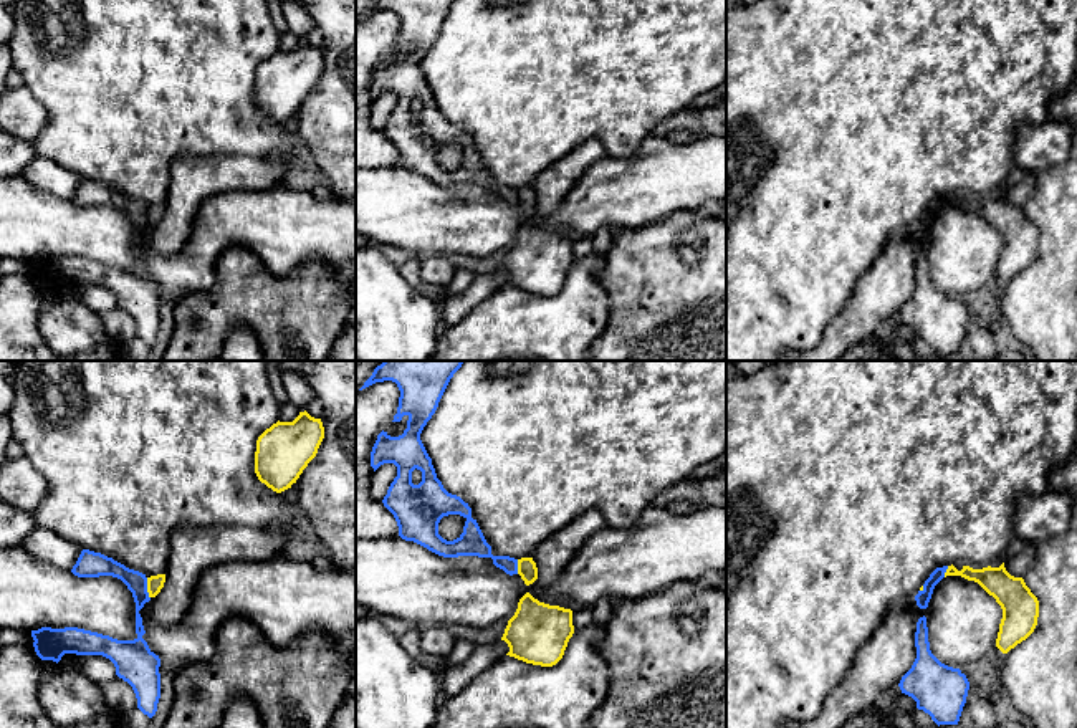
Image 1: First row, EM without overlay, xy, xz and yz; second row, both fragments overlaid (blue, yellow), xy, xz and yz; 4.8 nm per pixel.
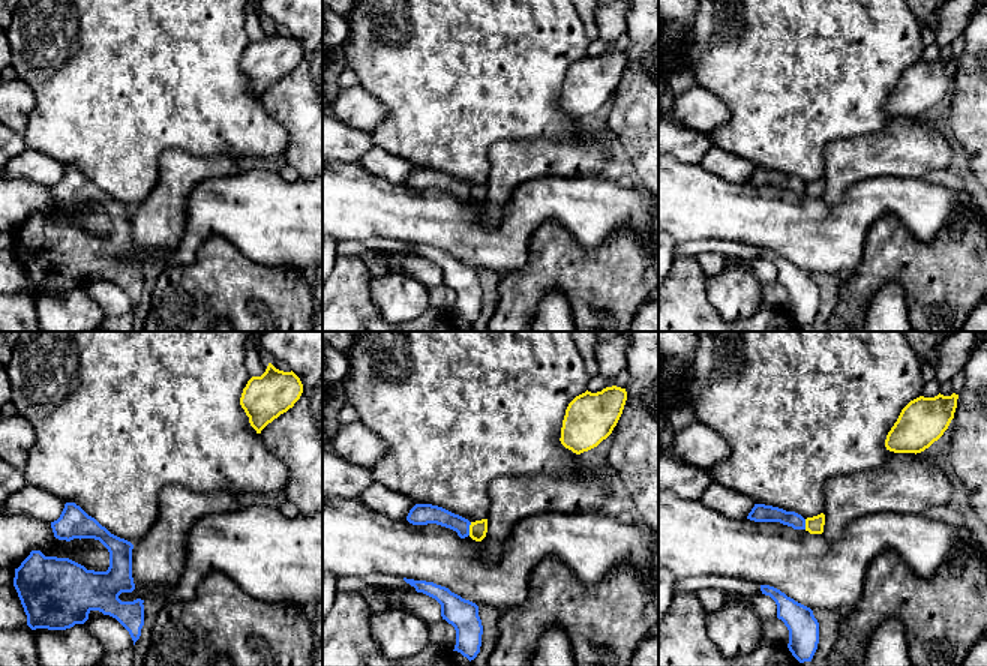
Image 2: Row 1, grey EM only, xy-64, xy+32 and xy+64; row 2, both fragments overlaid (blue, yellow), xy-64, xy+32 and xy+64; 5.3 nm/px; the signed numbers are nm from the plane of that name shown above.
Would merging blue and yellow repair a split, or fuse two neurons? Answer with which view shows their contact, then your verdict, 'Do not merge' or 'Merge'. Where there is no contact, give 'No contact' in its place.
Touches blue in xy. Do not merge

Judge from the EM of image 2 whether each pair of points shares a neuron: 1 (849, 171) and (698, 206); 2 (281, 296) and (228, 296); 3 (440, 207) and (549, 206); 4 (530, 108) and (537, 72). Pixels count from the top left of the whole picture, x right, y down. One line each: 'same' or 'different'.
1: different
2: same
3: same
4: same

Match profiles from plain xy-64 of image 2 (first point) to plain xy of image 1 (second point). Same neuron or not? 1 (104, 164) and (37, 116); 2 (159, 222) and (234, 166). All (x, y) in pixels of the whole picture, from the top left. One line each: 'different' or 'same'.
1: different
2: same

